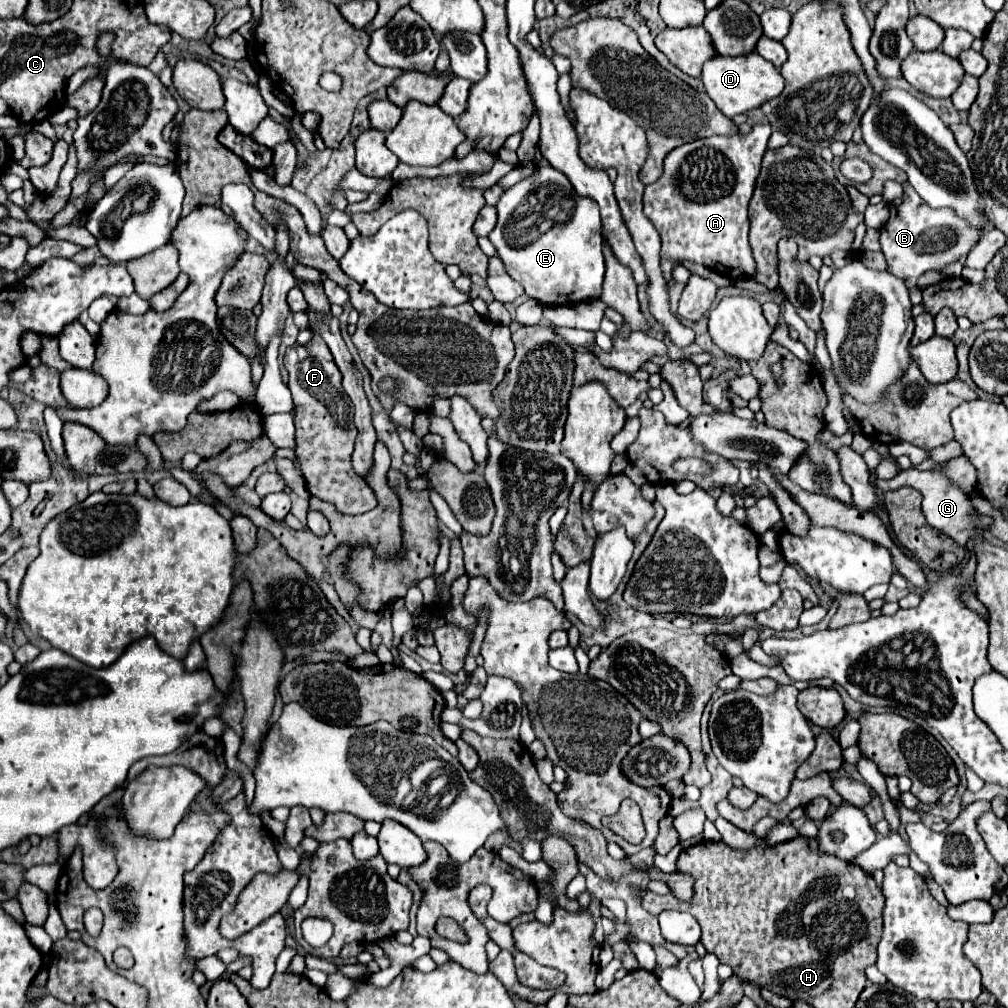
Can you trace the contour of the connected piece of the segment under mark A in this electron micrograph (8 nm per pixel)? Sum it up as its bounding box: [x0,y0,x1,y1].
[644,125,772,283]

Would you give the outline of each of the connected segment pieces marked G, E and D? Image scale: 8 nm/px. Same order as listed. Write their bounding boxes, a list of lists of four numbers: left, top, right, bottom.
[[874,467,976,545],[488,167,604,305],[702,51,784,119]]

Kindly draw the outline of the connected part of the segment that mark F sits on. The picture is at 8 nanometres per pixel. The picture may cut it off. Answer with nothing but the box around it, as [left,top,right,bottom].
[284,329,376,515]

